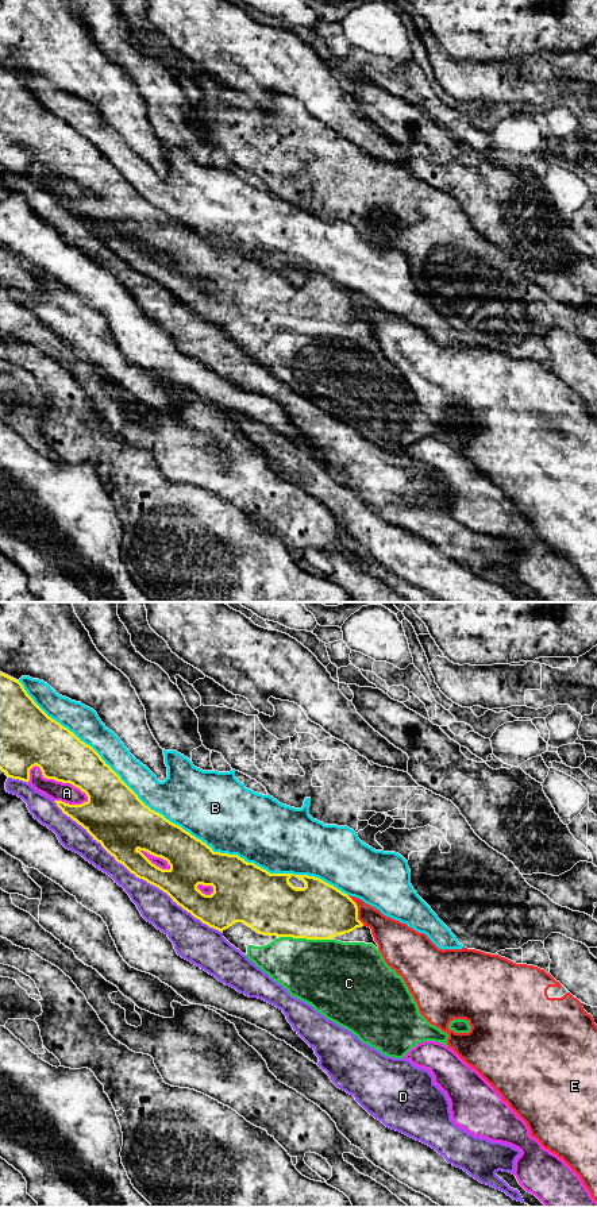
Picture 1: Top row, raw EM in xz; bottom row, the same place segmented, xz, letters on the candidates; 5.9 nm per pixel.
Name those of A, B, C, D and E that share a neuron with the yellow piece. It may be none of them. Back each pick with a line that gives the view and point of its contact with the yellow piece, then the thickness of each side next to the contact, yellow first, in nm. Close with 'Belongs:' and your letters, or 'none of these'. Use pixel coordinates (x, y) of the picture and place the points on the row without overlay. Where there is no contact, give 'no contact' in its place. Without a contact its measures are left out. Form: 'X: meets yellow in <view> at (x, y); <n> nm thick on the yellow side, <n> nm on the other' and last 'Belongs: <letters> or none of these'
C: meets yellow in xz at (304, 332); 340 nm thick on the yellow side, 400 nm on the other
Belongs: C

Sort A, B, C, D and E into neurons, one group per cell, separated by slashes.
A / B / C / D / E

